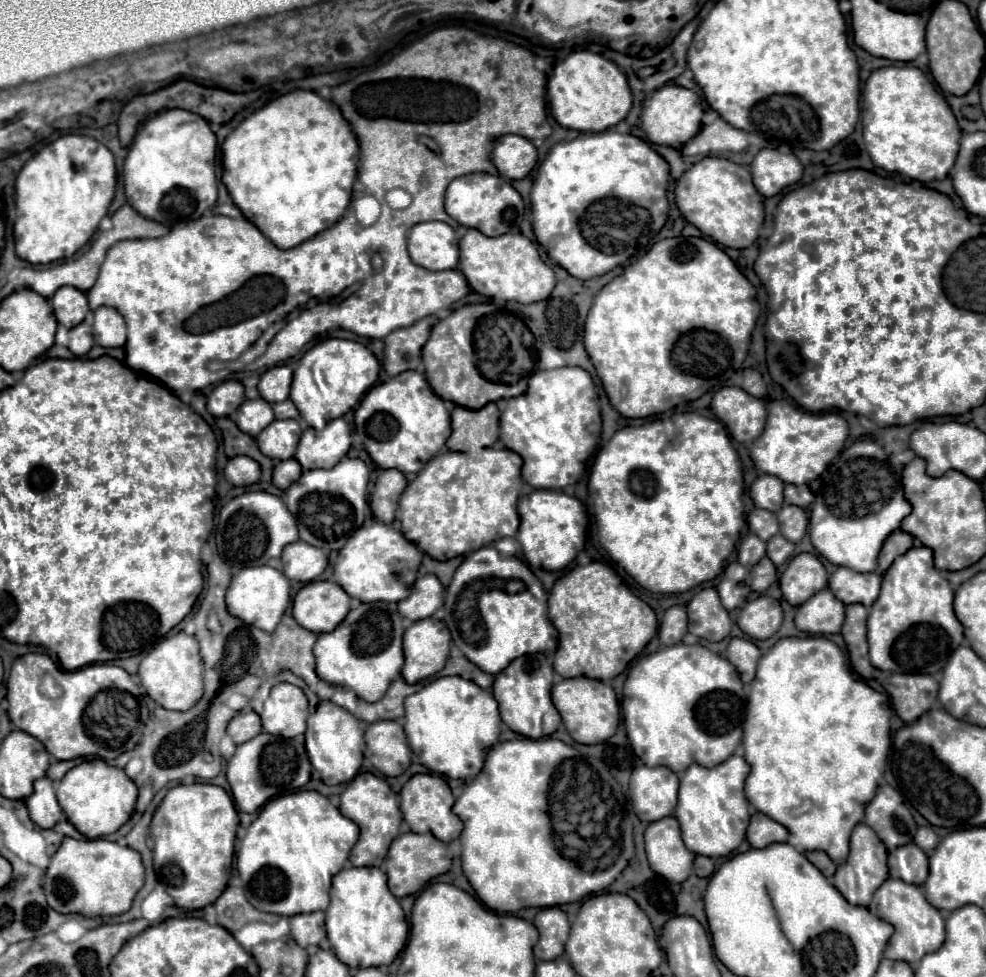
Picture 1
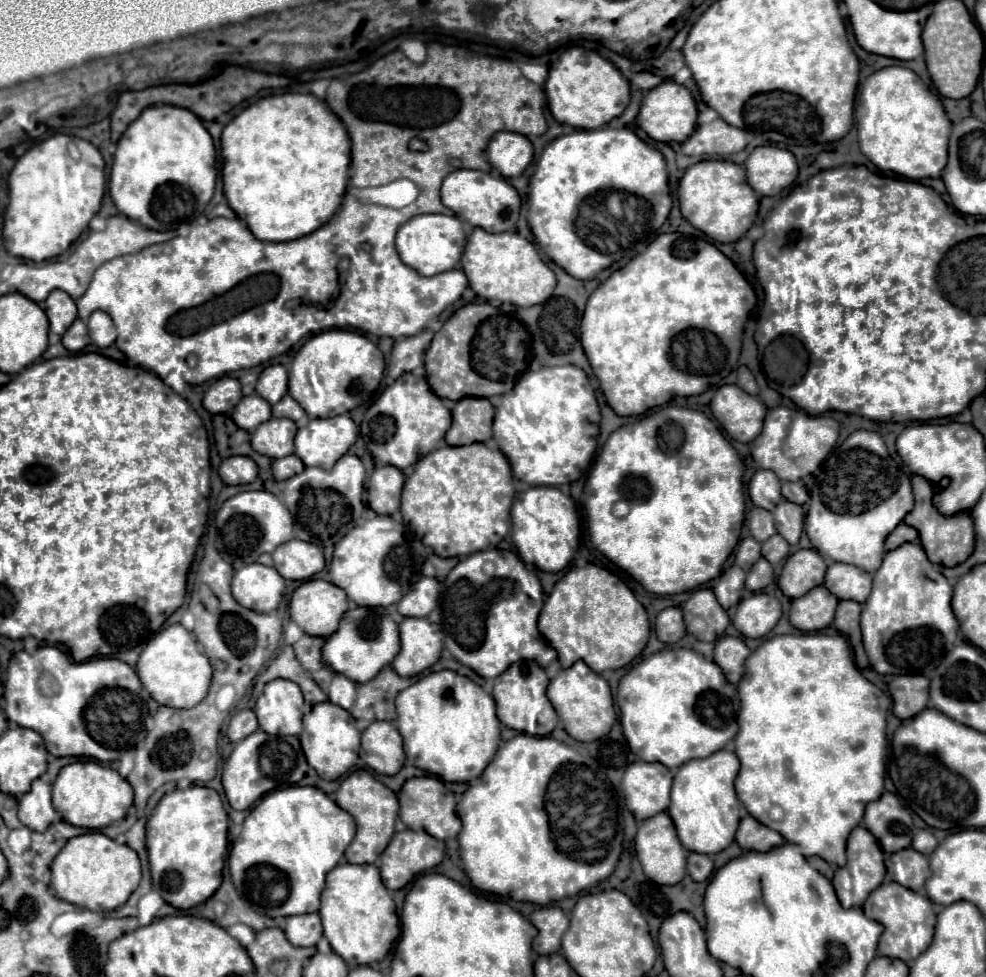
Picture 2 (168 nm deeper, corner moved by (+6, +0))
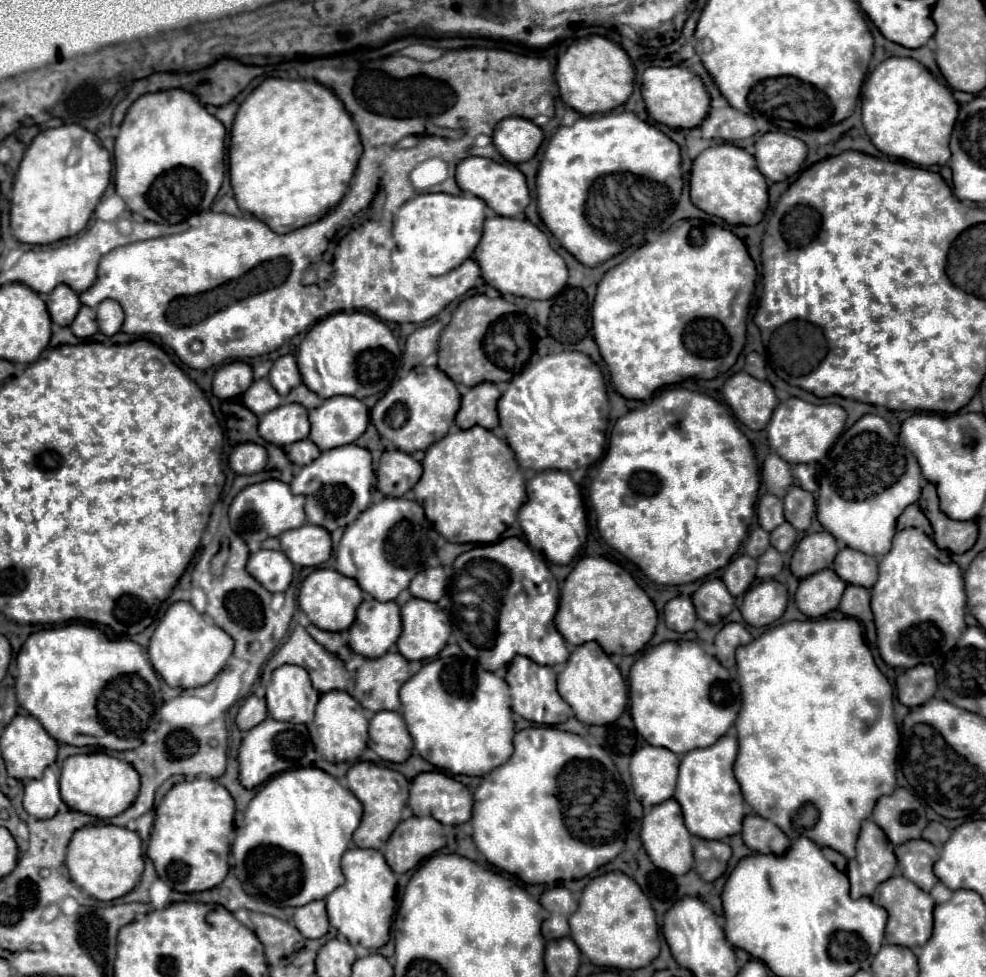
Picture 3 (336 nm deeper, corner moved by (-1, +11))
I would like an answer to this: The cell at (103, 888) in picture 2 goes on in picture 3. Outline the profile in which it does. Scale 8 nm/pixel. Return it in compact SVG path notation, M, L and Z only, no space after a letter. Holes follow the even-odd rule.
M110 823L84 825L70 839L68 853L66 853L66 867L68 867L70 879L94 899L98 901L118 899L134 889L134 885L138 883L144 871L142 841L138 833L126 827L116 827Z

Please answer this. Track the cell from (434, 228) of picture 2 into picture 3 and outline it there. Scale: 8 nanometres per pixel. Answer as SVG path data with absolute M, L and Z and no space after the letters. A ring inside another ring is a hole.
M420 193L414 199L406 201L396 217L394 217L394 237L396 237L396 245L402 253L406 253L408 257L414 259L414 263L426 271L428 275L444 275L452 269L456 269L462 261L466 261L474 247L478 245L480 237L482 237L482 223L486 219L486 203L478 197L472 195L446 195L446 193Z

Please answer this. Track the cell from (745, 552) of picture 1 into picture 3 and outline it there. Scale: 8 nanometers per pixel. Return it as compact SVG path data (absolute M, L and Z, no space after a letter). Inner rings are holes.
M756 527L756 529L750 531L750 535L748 535L748 539L746 539L744 553L748 553L750 557L760 557L768 547L770 547L768 533L766 533L762 527Z

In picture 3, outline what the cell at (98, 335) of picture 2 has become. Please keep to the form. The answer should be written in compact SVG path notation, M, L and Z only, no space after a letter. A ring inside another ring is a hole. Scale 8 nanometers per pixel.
M104 299L98 307L96 307L96 323L100 327L100 333L104 335L114 335L120 331L122 323L124 323L124 311L122 307L112 301L112 299Z

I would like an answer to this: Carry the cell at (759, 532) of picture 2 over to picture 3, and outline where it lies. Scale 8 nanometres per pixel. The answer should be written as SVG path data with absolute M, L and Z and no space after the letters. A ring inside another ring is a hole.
M764 495L760 501L758 501L758 507L756 507L756 513L758 513L758 523L764 531L772 531L776 529L778 525L784 523L784 513L782 513L782 499L774 497L774 495Z

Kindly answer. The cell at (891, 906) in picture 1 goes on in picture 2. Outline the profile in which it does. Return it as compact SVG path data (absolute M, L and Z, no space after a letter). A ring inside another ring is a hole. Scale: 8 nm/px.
M885 882L877 890L869 894L869 898L863 905L863 912L881 922L885 926L885 932L879 940L879 954L899 960L913 960L917 958L933 940L933 928L935 928L935 914L931 910L931 902L927 896L913 892L909 888L903 888L897 882Z

